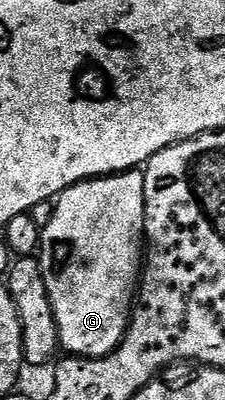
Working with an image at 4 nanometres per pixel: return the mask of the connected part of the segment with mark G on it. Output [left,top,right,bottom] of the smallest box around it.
[40,169,146,359]

